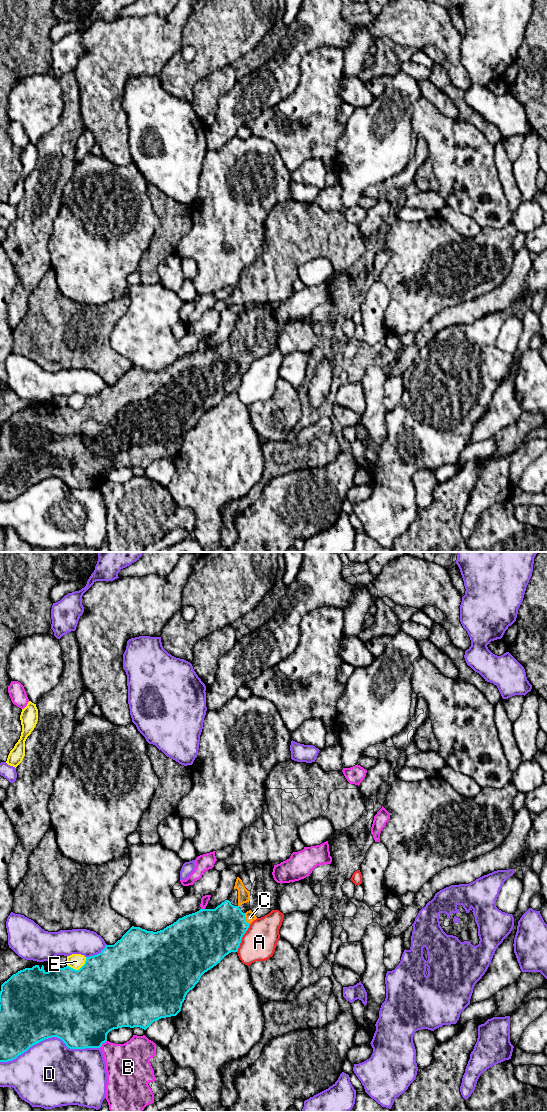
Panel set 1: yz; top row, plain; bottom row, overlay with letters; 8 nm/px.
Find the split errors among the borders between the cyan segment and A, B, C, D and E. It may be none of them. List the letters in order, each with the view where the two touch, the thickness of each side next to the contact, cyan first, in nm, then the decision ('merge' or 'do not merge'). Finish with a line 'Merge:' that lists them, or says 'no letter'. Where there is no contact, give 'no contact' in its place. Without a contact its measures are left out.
A: yz | 420/280 nm | do not merge
B: yz | 460/320 nm | do not merge
C: yz | 380/80 nm | merge
D: yz | 500/460 nm | do not merge
E: yz | 500/120 nm | do not merge
Merge: C

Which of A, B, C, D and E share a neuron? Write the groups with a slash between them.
A E / B / C / D

